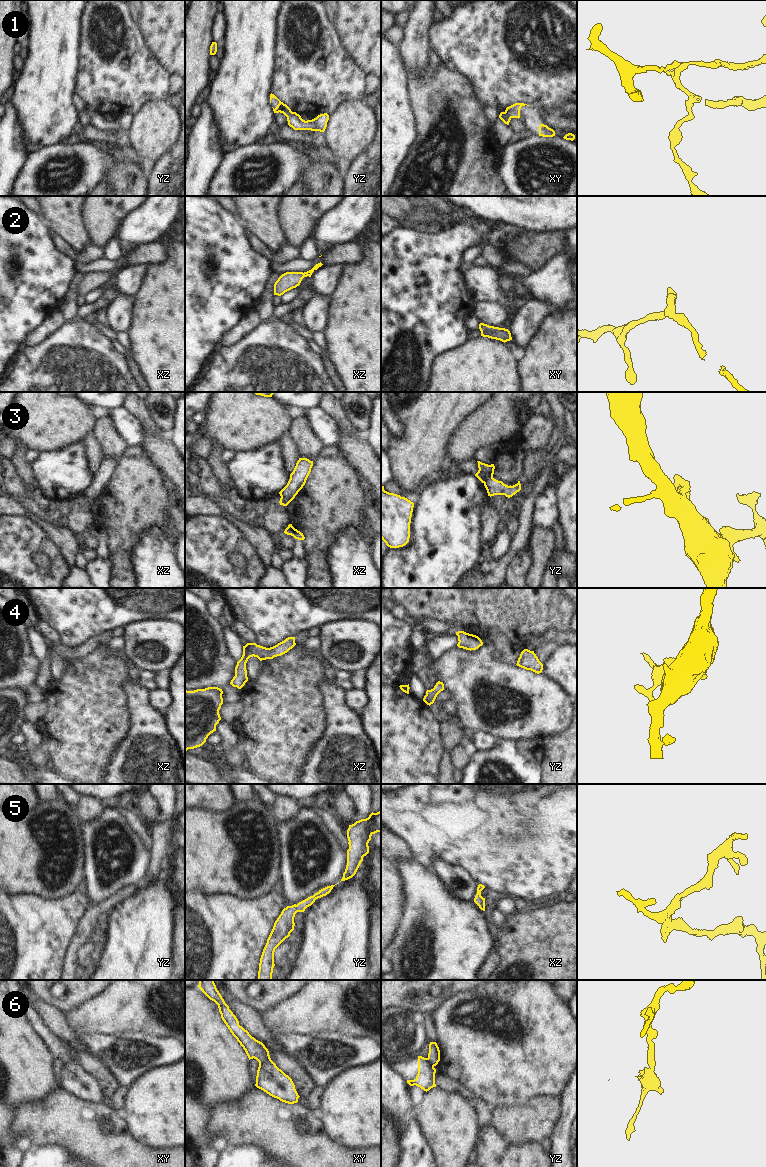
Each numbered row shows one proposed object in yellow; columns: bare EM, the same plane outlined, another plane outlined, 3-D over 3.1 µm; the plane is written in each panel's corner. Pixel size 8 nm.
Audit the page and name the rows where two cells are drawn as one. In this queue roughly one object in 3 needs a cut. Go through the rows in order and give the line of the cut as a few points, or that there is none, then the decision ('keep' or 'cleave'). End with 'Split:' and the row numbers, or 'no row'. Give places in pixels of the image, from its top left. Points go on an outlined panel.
1: no cut; keep
2: no cut; keep
3: cut in yz along (492, 476), (483, 482); cleave
4: no cut; keep
5: no cut; keep
6: cut in xy along (270, 1058), (259, 1064); cleave
Split: 3, 6

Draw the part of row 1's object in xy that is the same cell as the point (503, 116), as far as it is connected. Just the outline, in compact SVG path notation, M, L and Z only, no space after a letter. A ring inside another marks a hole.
M515 103L509 107L506 108L504 112L501 112L499 115L499 118L507 125L509 125L509 122L512 118L520 118L520 109L522 106L525 106L527 104L524 103ZM527 105L529 106L529 105Z

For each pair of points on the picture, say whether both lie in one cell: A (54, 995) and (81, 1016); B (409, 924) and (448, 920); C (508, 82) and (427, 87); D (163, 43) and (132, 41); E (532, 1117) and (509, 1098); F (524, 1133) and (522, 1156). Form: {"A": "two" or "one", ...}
{"A": "two", "B": "one", "C": "two", "D": "two", "E": "two", "F": "two"}

